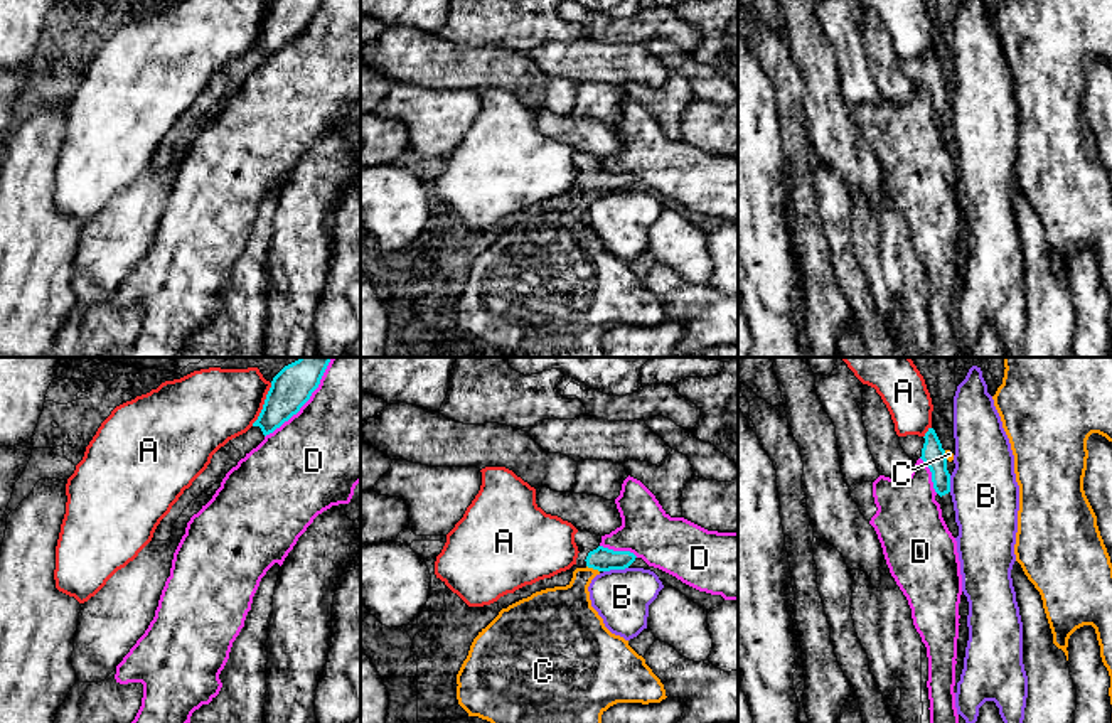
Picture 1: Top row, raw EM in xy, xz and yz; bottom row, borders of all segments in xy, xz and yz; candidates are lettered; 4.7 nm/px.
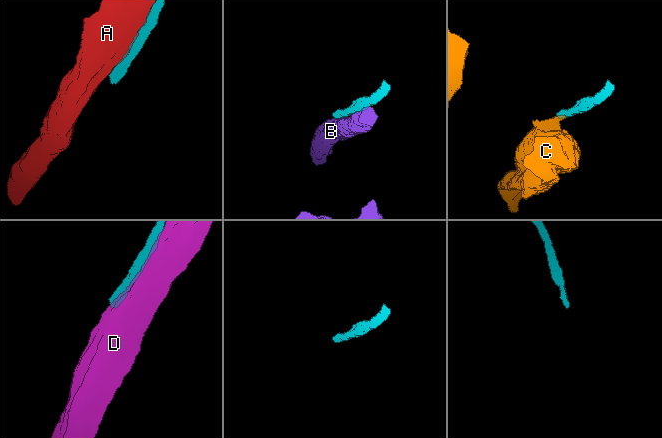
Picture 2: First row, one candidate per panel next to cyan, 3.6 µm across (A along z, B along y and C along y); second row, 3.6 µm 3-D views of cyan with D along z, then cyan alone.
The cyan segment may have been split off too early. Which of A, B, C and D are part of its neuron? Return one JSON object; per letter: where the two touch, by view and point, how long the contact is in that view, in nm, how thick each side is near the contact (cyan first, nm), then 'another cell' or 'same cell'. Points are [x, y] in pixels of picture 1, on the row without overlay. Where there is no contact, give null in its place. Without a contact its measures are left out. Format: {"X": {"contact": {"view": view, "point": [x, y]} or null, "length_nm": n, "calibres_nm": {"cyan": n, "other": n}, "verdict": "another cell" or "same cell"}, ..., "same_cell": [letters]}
{"A": {"contact": {"view": "xy", "point": [263, 27]}, "length_nm": 220, "calibres_nm": {"cyan": 180, "other": 320}, "verdict": "another cell"}, "B": {"contact": {"view": "xz", "point": [615, 191]}, "length_nm": 120, "calibres_nm": {"cyan": 110, "other": 260}, "verdict": "another cell"}, "C": {"contact": {"view": "xz", "point": [593, 191]}, "length_nm": 70, "calibres_nm": {"cyan": 110, "other": 260}, "verdict": "another cell"}, "D": {"contact": {"view": "xy", "point": [297, 34]}, "length_nm": 400, "calibres_nm": {"cyan": 180, "other": 480}, "verdict": "another cell"}, "same_cell": []}

